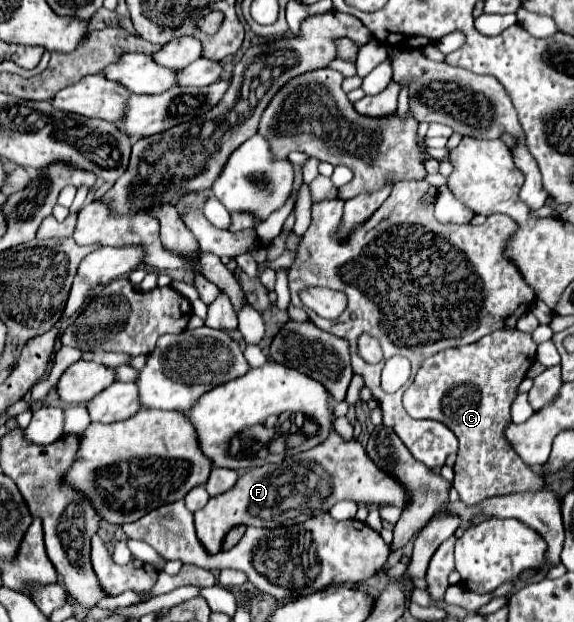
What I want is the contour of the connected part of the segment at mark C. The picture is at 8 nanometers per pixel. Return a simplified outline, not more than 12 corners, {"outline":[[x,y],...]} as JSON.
{"outline":[[506,326],[422,364],[412,418],[460,442],[468,506],[546,484],[512,450],[536,342]]}

